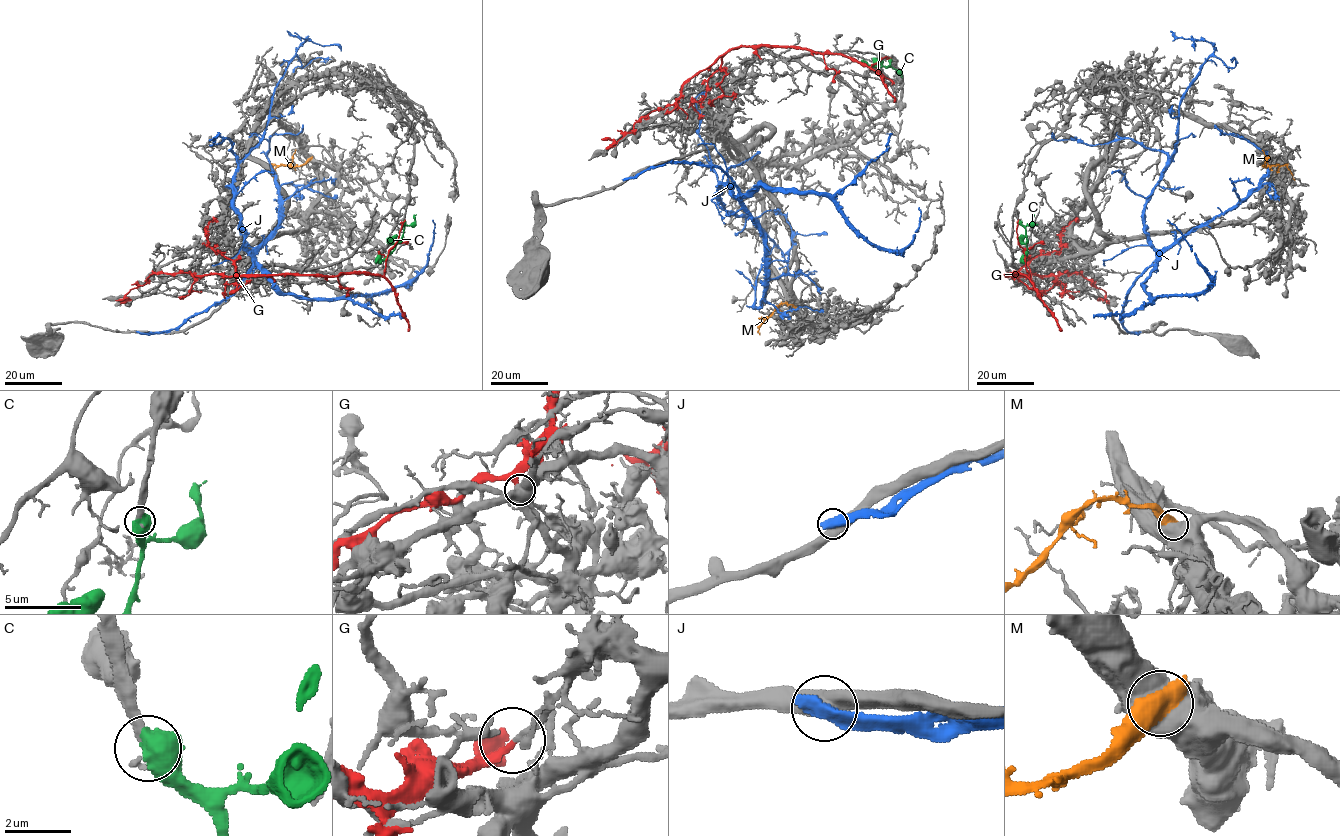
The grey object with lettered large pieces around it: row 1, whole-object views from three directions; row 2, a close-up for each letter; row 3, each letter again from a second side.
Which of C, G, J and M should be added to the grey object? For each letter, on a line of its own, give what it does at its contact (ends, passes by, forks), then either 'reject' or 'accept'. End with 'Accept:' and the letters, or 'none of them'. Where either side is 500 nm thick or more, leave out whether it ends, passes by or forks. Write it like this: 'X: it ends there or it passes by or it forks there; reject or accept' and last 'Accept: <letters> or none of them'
C: accept
G: it ends there; reject
J: reject
M: reject
Accept: C

